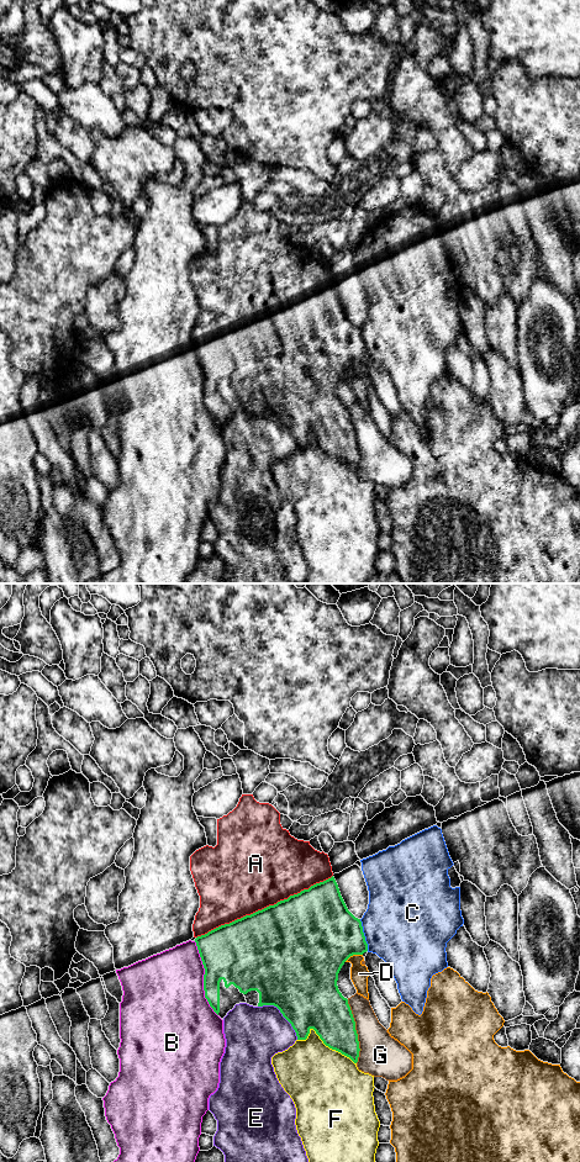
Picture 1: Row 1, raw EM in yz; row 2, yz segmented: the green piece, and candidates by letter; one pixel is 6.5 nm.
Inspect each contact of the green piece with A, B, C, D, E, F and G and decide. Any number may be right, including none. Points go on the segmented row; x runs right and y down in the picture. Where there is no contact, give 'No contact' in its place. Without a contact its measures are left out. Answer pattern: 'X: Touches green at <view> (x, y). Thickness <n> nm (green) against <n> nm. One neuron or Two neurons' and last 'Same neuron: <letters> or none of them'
A: Touches green at yz (264, 908). Thickness 500 nm (green) against 500 nm. One neuron
B: Touches green at yz (204, 978). Thickness 380 nm (green) against 480 nm. Two neurons
C: Touches green at yz (363, 935). Thickness 440 nm (green) against 480 nm. Two neurons
D: Touches green at yz (353, 954). Thickness 480 nm (green) against 120 nm. Two neurons
E: Touches green at yz (281, 1013). Thickness 480 nm (green) against 380 nm. Two neurons
F: Touches green at yz (323, 1042). Thickness 320 nm (green) against 440 nm. Two neurons
G: Touches green at yz (356, 1031). Thickness 300 nm (green) against 280 nm. Two neurons
Same neuron: A

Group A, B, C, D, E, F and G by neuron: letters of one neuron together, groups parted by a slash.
A / B / C / D / E / F / G

